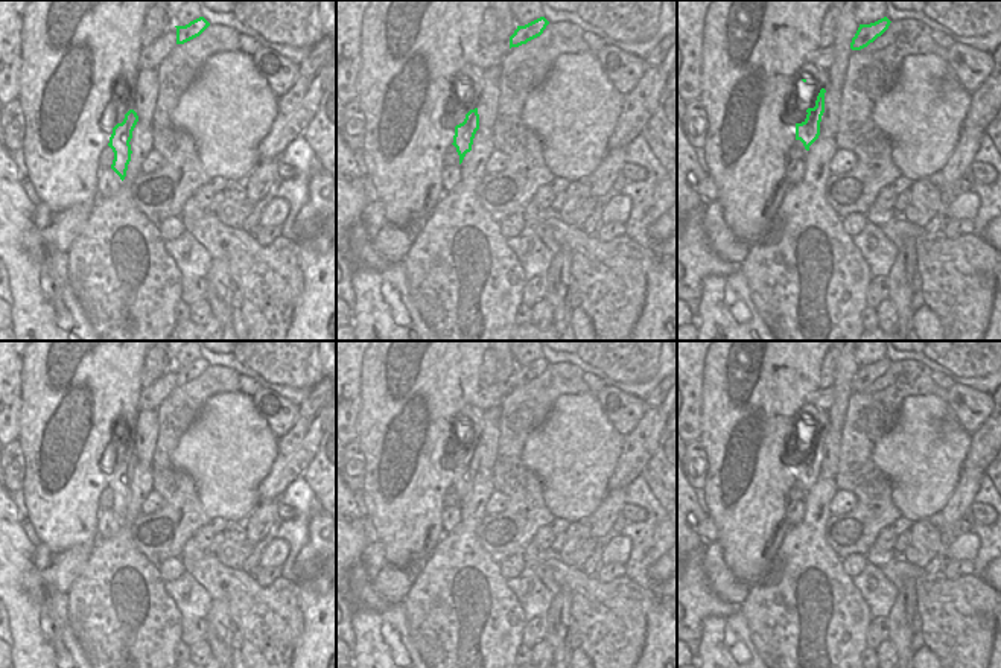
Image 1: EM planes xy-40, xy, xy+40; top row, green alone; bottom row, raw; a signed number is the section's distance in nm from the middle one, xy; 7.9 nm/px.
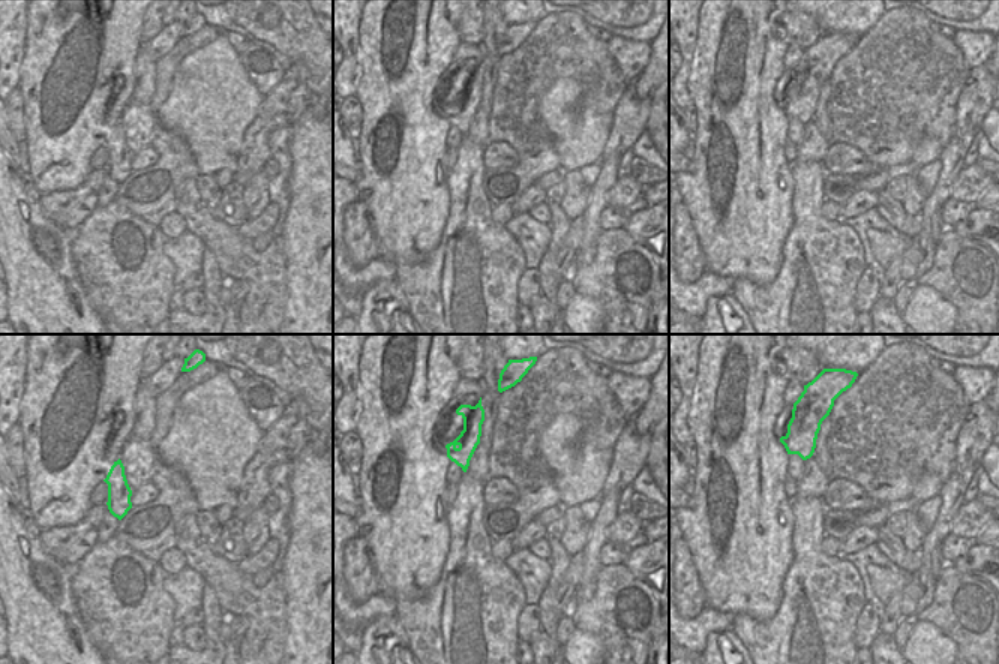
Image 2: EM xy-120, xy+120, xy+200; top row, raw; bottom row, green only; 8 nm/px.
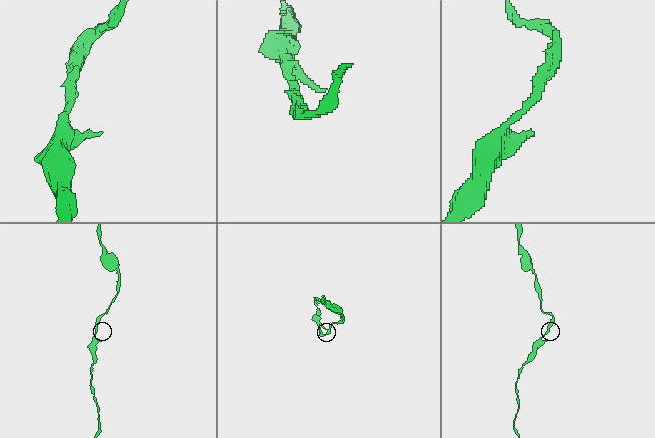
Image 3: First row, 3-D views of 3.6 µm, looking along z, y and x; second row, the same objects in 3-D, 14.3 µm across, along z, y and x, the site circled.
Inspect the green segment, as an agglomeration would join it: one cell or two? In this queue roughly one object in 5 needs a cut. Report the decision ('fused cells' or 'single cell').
single cell

